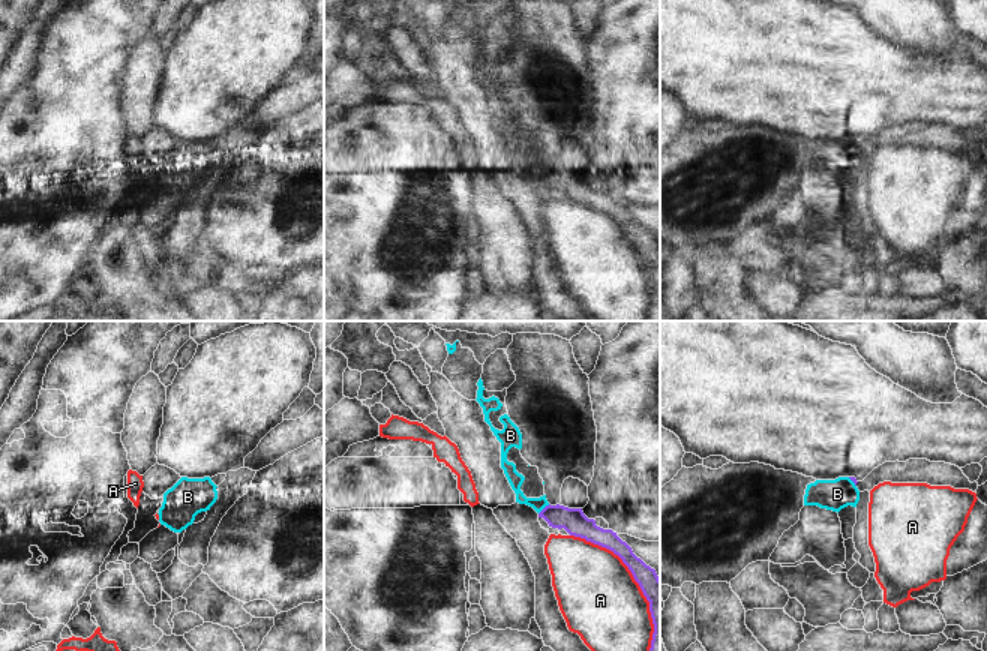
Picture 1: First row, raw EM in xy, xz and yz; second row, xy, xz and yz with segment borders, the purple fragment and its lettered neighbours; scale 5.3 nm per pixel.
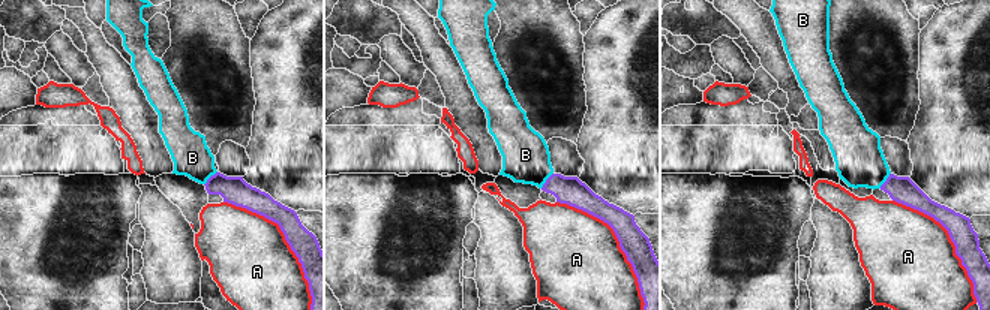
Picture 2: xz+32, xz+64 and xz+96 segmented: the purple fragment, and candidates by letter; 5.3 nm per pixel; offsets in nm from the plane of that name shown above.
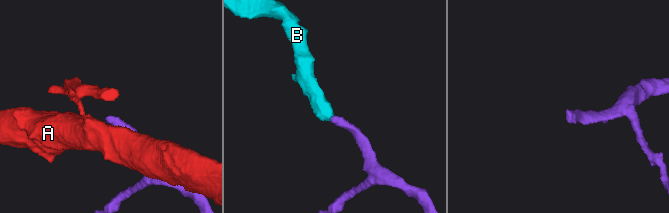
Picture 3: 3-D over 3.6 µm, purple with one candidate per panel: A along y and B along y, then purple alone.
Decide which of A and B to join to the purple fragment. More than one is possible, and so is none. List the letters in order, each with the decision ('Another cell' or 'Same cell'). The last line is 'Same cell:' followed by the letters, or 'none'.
A: Another cell
B: Same cell
Same cell: B

